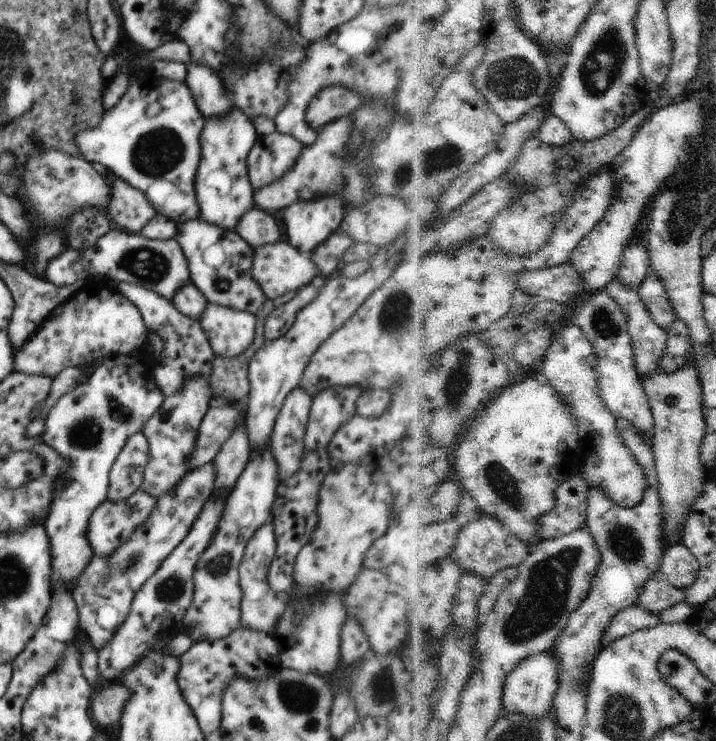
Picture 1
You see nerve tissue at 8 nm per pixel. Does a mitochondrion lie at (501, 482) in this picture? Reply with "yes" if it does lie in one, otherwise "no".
yes

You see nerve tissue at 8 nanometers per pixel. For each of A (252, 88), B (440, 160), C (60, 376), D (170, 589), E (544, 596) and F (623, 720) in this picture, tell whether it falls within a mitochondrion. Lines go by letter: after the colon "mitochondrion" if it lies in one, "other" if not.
A: mitochondrion
B: mitochondrion
C: other
D: mitochondrion
E: mitochondrion
F: mitochondrion

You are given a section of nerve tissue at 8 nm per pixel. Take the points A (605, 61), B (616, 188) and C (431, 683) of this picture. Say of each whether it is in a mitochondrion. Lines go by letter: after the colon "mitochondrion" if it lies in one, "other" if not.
A: mitochondrion
B: other
C: other

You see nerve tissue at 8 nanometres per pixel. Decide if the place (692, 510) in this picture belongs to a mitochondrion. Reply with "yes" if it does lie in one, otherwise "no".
no

